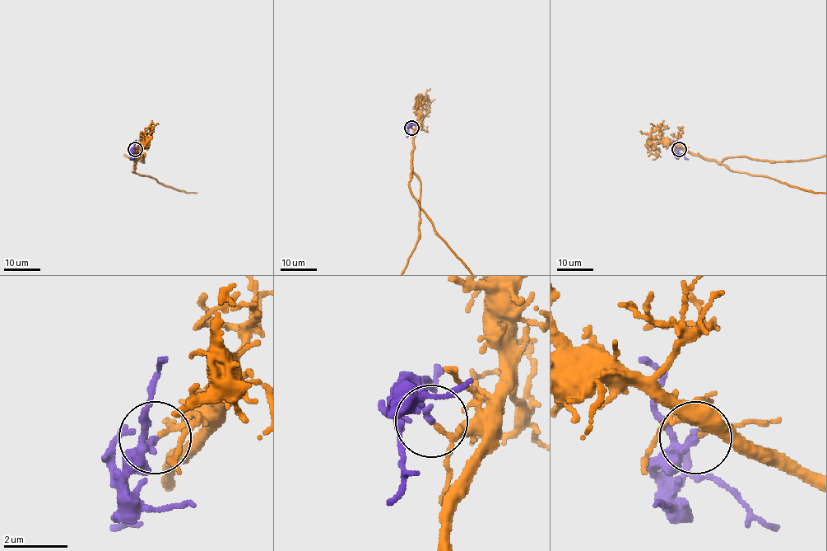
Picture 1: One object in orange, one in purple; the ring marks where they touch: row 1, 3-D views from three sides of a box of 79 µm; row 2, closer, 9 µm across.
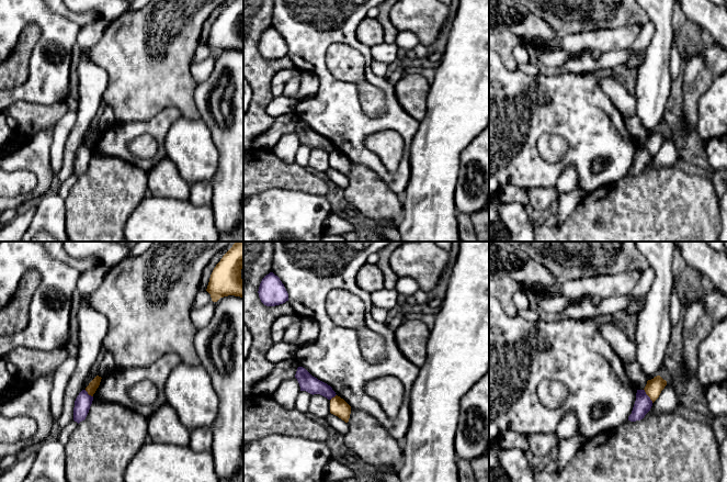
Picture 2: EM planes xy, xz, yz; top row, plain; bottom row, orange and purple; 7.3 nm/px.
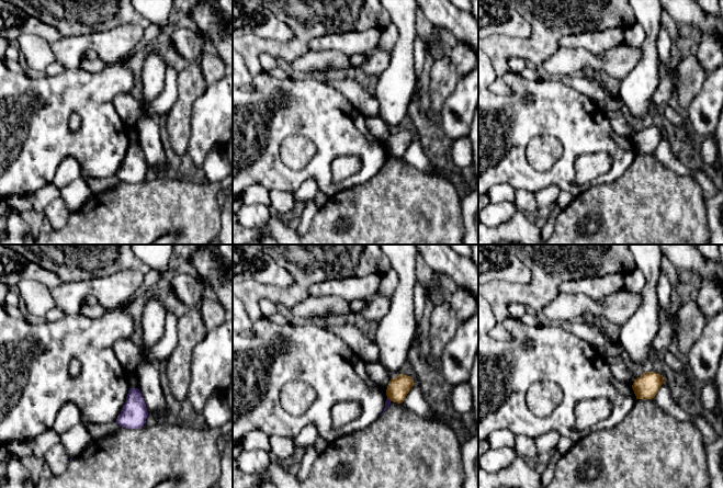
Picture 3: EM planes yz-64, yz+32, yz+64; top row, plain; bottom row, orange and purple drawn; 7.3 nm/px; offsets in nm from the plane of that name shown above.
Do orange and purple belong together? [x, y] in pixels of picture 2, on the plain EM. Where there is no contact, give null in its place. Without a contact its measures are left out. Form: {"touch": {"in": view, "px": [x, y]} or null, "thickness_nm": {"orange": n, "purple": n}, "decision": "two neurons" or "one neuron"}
{"touch": {"in": "yz", "px": [647, 148]}, "thickness_nm": {"orange": 120, "purple": 130}, "decision": "two neurons"}

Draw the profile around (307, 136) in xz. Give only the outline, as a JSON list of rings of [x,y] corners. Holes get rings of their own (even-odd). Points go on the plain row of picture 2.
[[[298,121],[295,132],[297,133],[300,145],[306,145],[310,148],[320,148],[328,154],[331,154],[337,148],[330,139],[313,131],[305,122]]]

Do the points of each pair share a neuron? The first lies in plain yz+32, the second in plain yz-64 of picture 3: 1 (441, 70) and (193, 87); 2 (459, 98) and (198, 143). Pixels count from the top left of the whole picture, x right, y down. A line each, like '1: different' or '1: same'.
1: same
2: same

